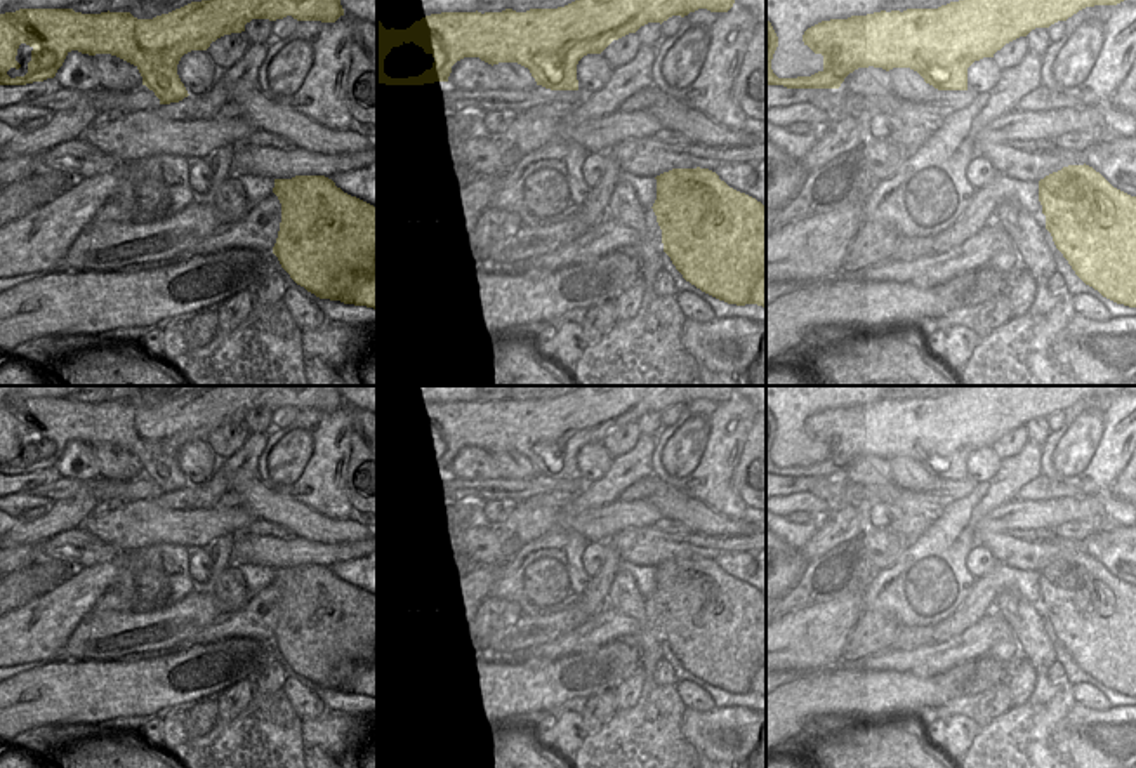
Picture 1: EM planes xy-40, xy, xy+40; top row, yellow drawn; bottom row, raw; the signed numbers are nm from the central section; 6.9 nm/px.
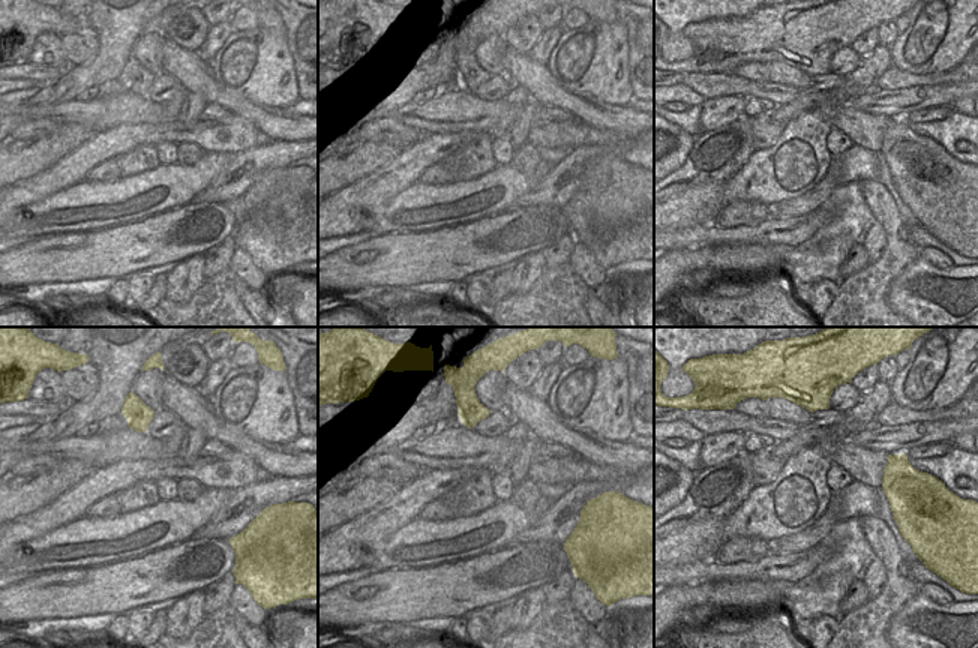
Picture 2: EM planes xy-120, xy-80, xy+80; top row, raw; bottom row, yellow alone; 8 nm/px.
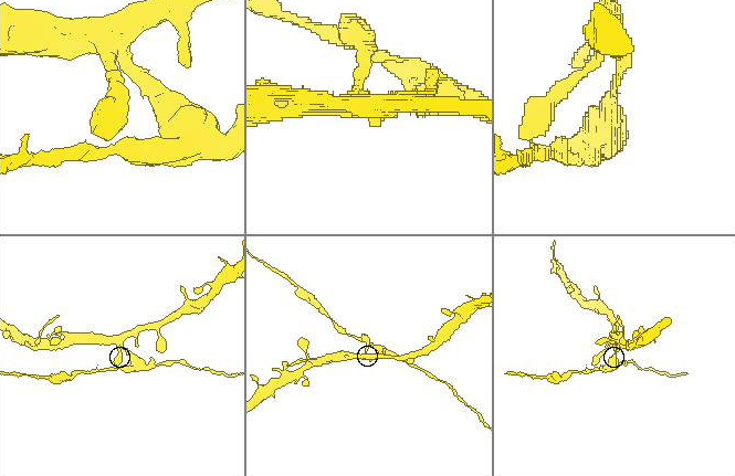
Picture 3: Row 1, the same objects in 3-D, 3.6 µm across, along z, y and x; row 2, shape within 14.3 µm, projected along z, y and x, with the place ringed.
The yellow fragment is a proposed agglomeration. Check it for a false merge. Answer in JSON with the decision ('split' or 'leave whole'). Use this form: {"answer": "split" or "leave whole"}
{"answer": "split"}

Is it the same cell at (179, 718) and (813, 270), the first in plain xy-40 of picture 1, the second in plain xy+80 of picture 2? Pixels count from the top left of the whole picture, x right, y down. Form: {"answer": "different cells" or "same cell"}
{"answer": "different cells"}

